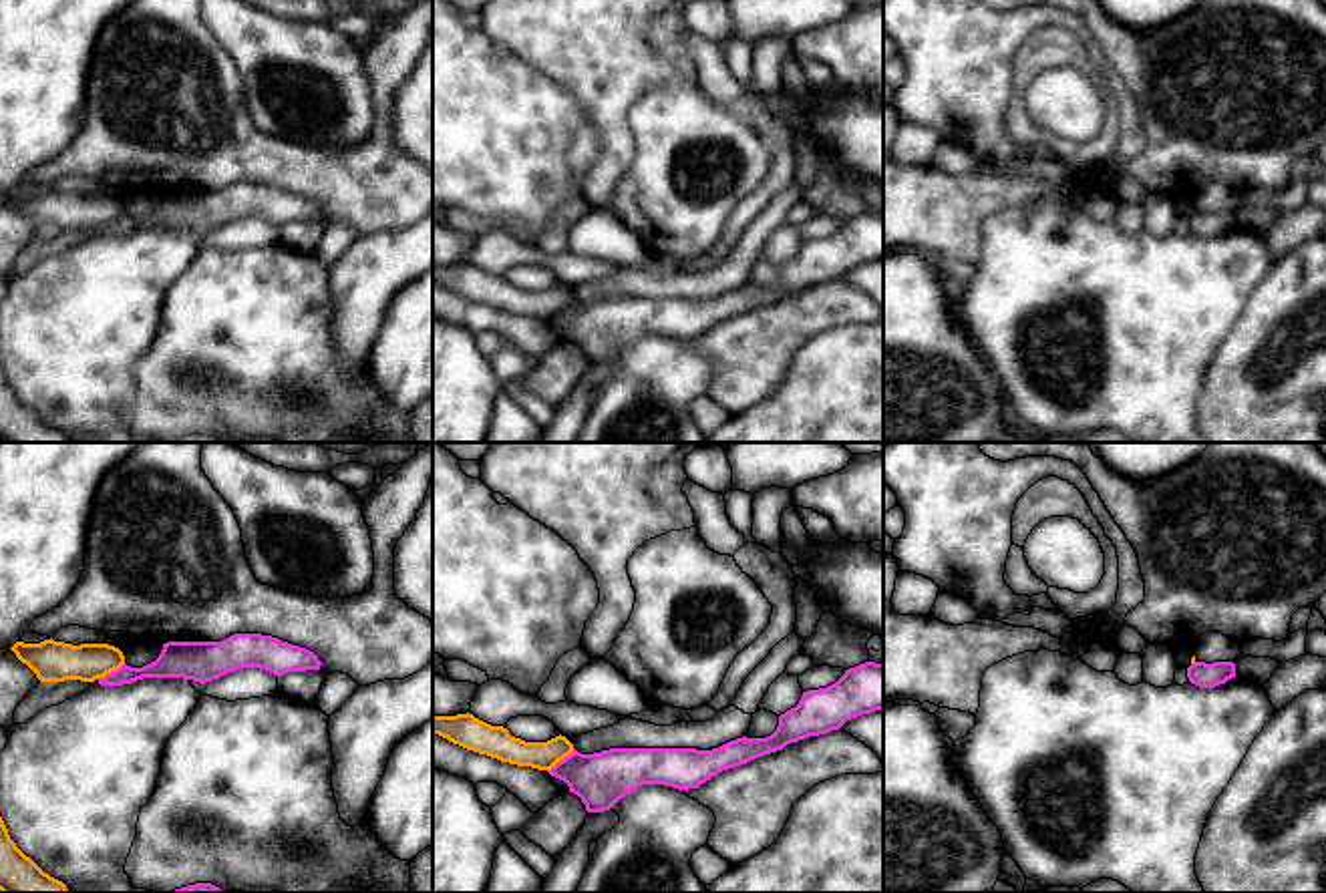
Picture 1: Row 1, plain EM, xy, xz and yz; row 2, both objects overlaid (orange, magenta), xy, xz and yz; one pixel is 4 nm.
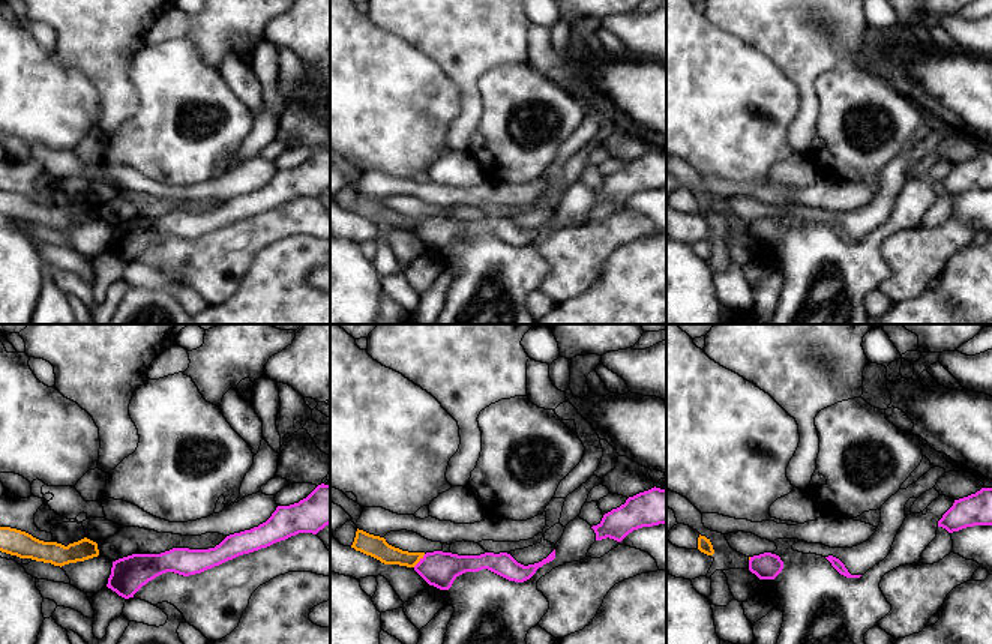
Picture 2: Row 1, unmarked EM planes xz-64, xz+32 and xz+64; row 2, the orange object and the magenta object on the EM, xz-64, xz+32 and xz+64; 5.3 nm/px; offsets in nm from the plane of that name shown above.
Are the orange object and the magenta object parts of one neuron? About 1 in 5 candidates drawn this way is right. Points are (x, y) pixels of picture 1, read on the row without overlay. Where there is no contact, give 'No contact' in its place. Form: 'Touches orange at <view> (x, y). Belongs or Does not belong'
Touches orange at xz (560, 308). Does not belong

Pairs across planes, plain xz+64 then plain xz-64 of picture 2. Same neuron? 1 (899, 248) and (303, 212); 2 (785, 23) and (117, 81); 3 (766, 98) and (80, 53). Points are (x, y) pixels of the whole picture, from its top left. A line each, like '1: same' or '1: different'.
1: same
2: same
3: different

